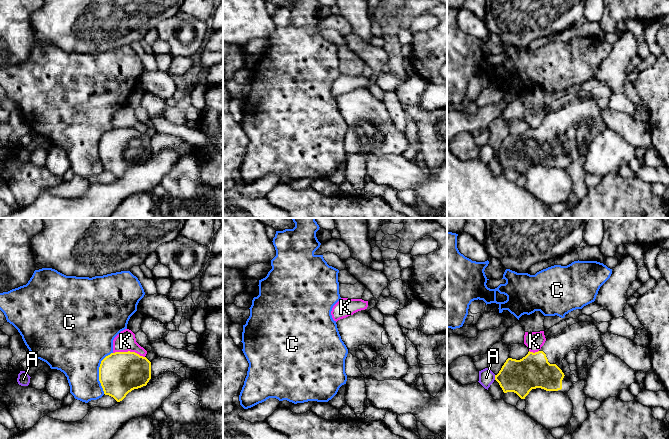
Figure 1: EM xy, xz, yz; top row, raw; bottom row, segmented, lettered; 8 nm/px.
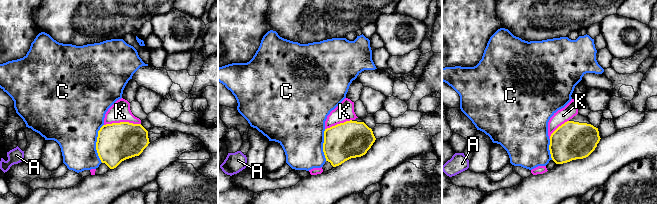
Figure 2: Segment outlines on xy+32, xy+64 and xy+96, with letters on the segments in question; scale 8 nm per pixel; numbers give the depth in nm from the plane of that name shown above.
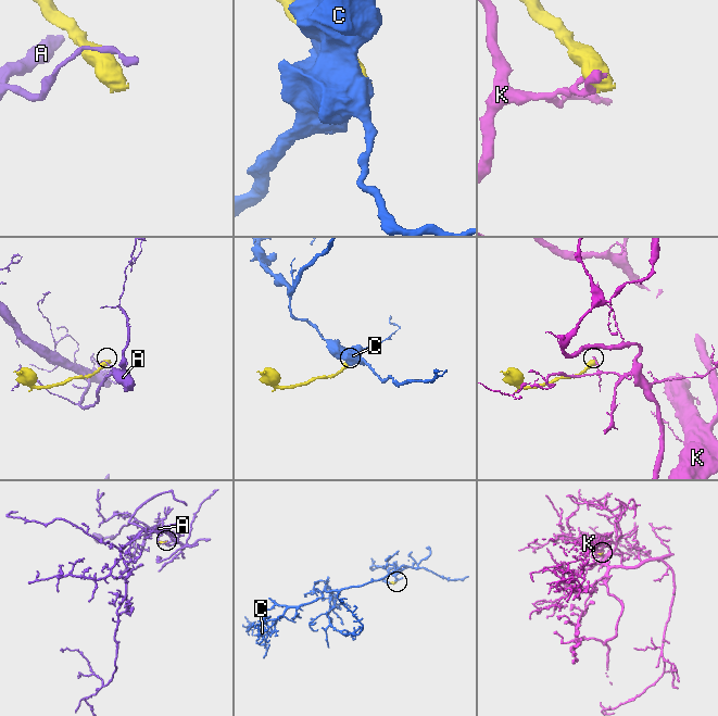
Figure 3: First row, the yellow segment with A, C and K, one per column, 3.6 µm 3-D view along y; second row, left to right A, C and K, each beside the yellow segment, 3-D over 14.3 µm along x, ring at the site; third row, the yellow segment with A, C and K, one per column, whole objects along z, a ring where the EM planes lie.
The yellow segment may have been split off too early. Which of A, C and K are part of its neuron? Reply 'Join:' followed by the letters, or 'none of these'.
Join: none of these

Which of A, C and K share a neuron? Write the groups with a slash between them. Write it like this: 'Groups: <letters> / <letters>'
Groups: A / C / K

